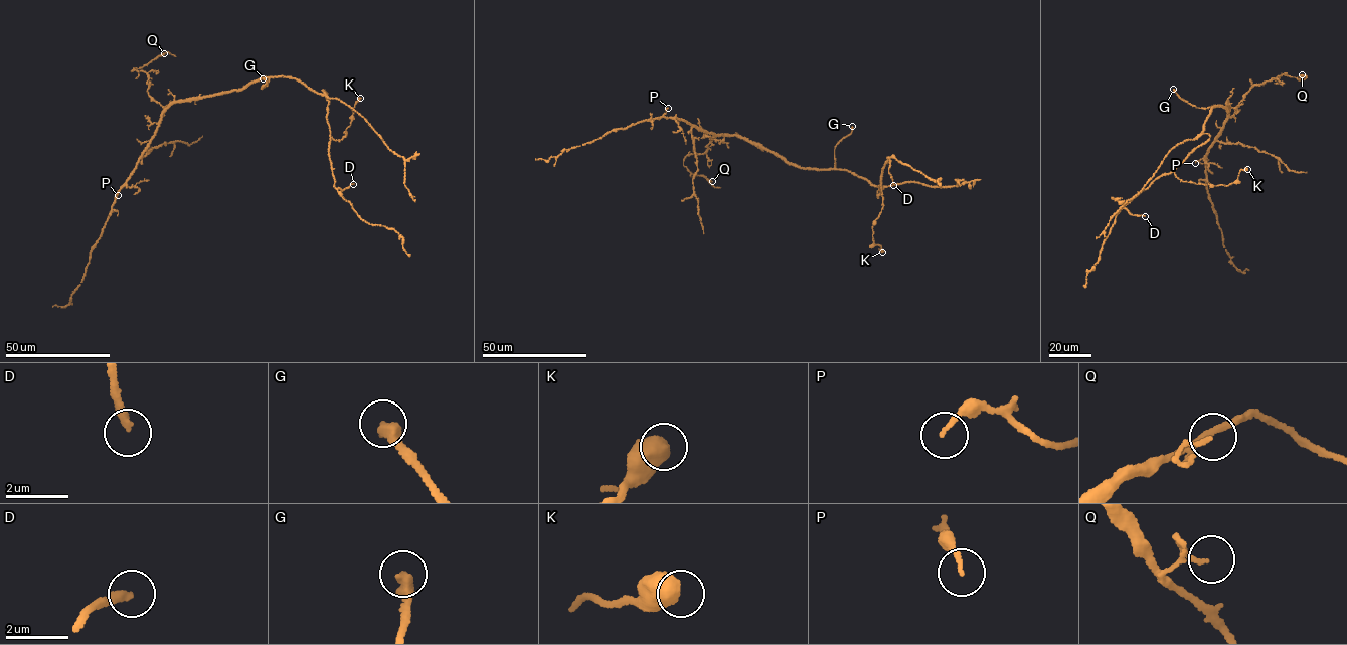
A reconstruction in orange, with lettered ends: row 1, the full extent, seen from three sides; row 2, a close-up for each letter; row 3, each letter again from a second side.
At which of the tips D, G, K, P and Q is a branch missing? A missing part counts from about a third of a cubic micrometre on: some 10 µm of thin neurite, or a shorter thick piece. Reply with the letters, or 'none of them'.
D, G

